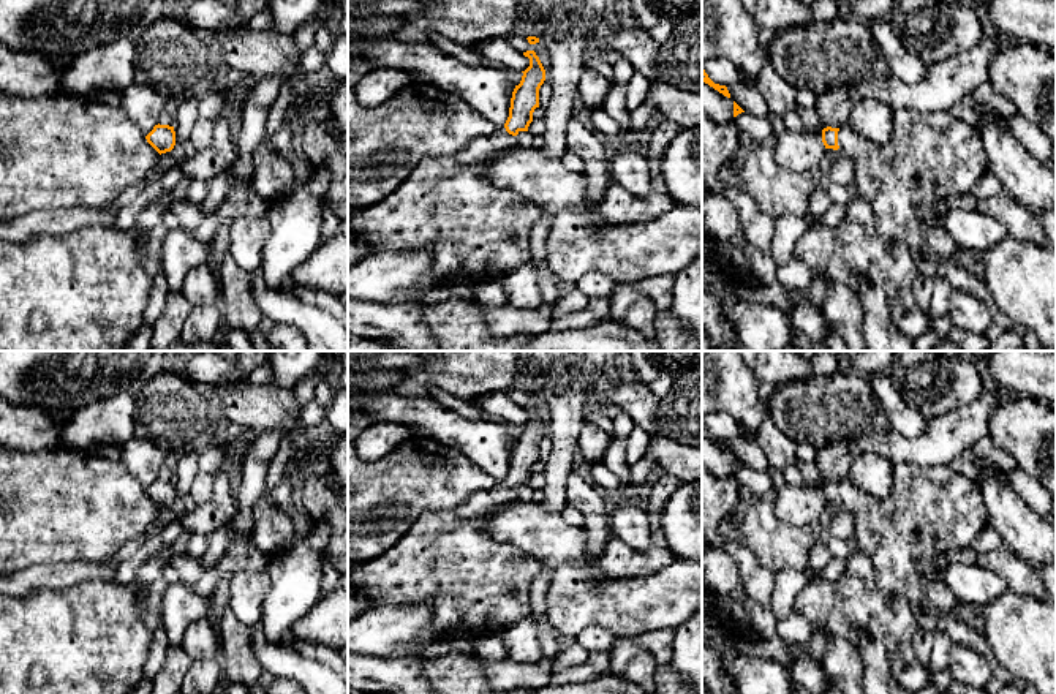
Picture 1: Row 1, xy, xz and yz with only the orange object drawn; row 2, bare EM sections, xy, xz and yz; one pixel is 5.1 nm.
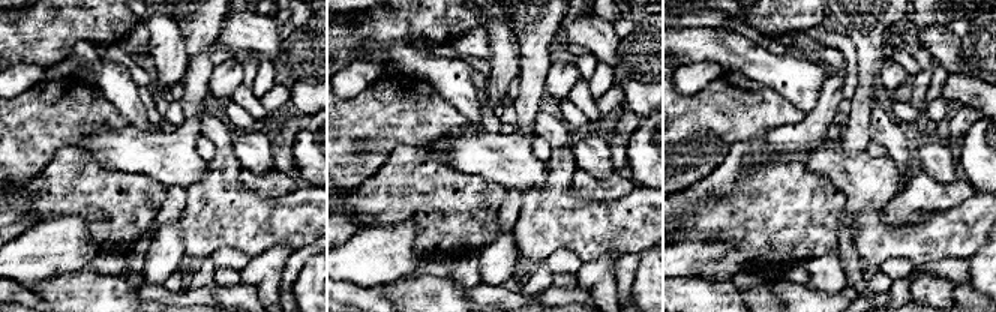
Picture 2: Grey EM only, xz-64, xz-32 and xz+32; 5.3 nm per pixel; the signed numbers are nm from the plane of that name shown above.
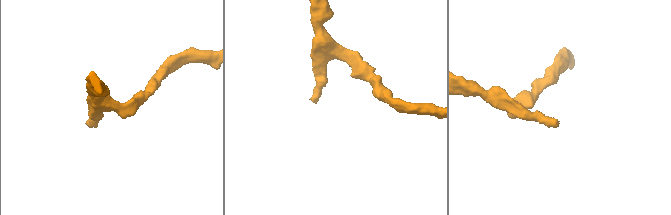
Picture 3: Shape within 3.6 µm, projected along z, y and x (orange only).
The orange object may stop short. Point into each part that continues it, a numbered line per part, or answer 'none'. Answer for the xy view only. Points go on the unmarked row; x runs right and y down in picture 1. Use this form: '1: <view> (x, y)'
none

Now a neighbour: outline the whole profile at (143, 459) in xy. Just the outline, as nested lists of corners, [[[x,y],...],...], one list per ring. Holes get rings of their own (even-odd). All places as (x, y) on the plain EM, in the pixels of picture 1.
[[[131,438],[122,446],[120,462],[136,477],[139,485],[147,490],[158,479],[168,454],[168,451],[147,439]]]

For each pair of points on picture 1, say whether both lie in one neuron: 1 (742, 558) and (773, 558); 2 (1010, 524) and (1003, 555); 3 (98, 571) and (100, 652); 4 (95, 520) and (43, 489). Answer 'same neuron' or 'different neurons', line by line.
1: different neurons
2: different neurons
3: different neurons
4: same neuron

